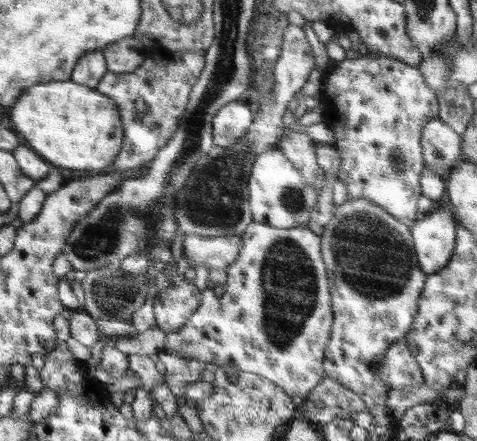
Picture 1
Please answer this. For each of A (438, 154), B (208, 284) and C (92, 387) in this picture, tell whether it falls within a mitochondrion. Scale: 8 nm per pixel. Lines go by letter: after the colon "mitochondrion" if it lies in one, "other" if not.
A: mitochondrion
B: other
C: other

